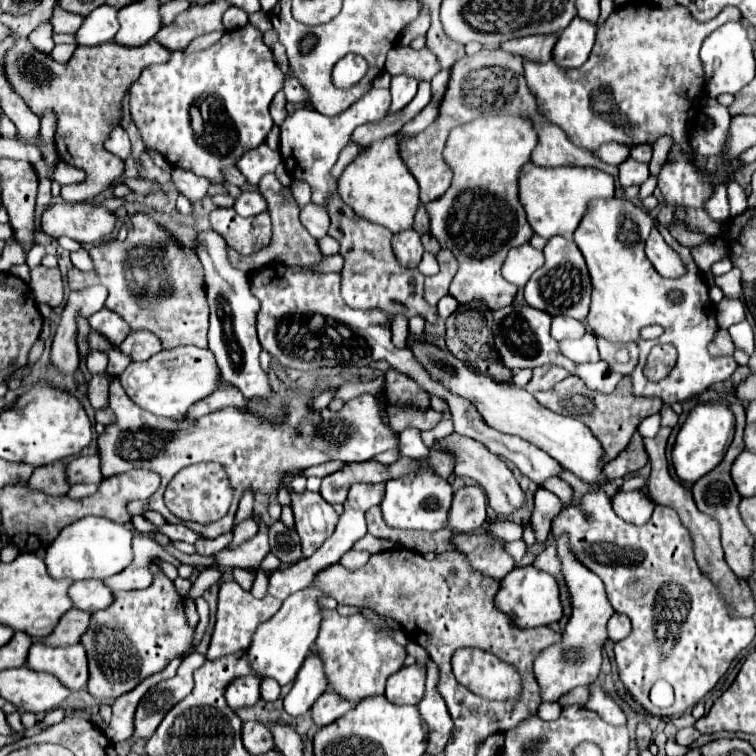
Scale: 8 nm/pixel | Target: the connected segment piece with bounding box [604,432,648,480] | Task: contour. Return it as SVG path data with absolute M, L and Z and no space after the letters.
M636 432L632 436L630 444L626 446L626 450L604 466L604 476L608 480L616 480L616 478L622 478L622 476L626 476L630 472L640 470L646 462L648 462L648 454L646 454L642 436Z

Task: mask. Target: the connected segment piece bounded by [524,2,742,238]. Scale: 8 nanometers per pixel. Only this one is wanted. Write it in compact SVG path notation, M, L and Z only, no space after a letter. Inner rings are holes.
M630 2L626 6L616 8L608 20L600 26L596 46L592 48L590 58L586 60L584 66L580 68L562 68L554 60L546 64L534 64L530 60L524 62L524 76L538 98L542 114L558 124L570 140L586 150L598 150L606 142L618 142L628 148L634 148L638 144L648 144L652 146L660 136L670 136L674 140L670 152L668 152L668 162L664 164L660 176L658 176L658 188L664 196L664 204L658 210L656 222L664 228L674 228L674 226L684 226L688 232L698 232L708 238L722 238L726 234L726 220L712 220L712 216L706 212L706 202L714 194L716 182L714 176L702 168L696 168L694 158L696 152L690 142L690 128L694 126L696 118L702 112L702 98L706 96L706 76L702 72L702 60L698 56L700 46L704 38L720 28L722 24L730 20L740 20L742 14L738 8L728 6L724 8L716 18L710 22L696 22L690 12L676 4L672 8L660 8L654 4L644 4L644 2ZM676 208L682 208L686 212L684 218L676 218L674 212Z

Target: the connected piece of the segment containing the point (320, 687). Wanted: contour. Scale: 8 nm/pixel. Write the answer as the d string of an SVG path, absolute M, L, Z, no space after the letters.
M312 652L304 660L292 690L284 698L284 710L290 716L306 714L314 704L314 700L318 700L318 696L326 692L326 688L328 688L328 678L324 672L322 658L318 656L318 652Z

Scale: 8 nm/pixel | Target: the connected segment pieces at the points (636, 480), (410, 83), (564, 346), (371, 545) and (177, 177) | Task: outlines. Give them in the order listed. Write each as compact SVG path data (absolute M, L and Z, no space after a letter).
M643 476L630 477L624 481L618 492L642 489L645 485L646 479Z
M410 76L392 78L392 86L390 86L390 92L392 92L390 114L402 110L416 96L416 90L418 90L418 80L414 80Z
M586 332L578 340L562 340L560 342L560 352L576 364L598 362L600 360L598 346L596 346L596 336L592 332Z
M366 534L364 538L360 538L356 544L354 544L354 550L366 550L370 554L378 554L382 550L388 550L388 548L394 548L396 544L392 544L390 540L382 540L382 538L376 538L372 534Z
M174 168L172 170L172 182L176 186L176 190L186 196L192 204L200 202L210 188L210 182L204 177L194 176L194 173L182 170L182 168Z

